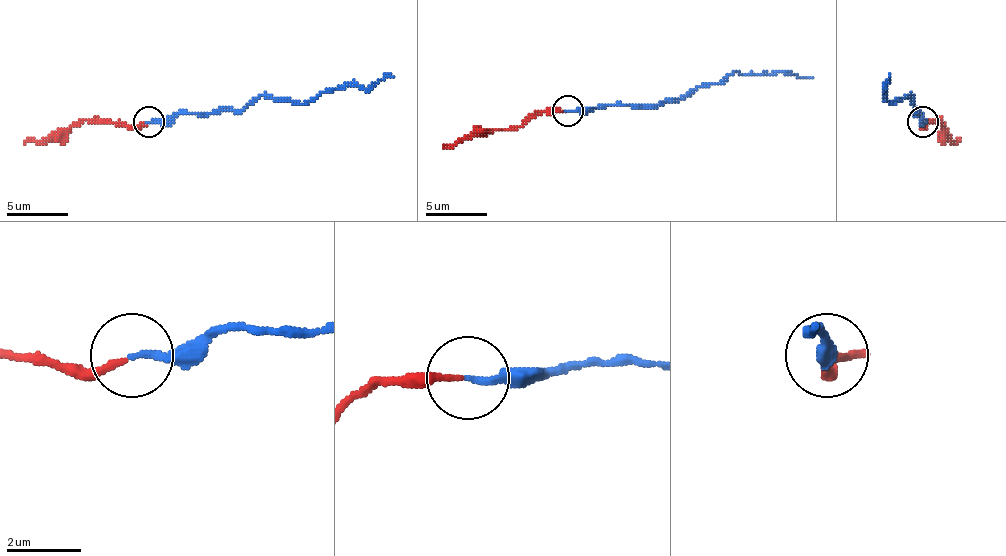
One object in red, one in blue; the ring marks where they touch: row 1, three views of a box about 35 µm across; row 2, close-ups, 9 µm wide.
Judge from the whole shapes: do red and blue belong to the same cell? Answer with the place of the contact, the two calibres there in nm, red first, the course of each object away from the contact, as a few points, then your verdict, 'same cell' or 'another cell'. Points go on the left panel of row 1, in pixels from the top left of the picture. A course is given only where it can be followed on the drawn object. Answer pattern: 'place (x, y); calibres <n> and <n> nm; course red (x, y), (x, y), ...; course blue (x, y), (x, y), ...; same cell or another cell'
place (149, 122); calibres 160 and 190 nm; course red (146, 122), (116, 126), (79, 119), (24, 144); course blue (149, 122), (171, 122), (180, 113), (244, 110), (262, 95), (302, 104), (348, 86), (372, 89), (393, 77); another cell

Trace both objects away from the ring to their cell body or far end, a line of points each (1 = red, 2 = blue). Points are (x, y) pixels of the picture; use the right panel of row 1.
1: (923, 122), (923, 126), (941, 119), (957, 144)
2: (923, 122), (908, 95), (896, 104), (883, 95), (889, 77)

